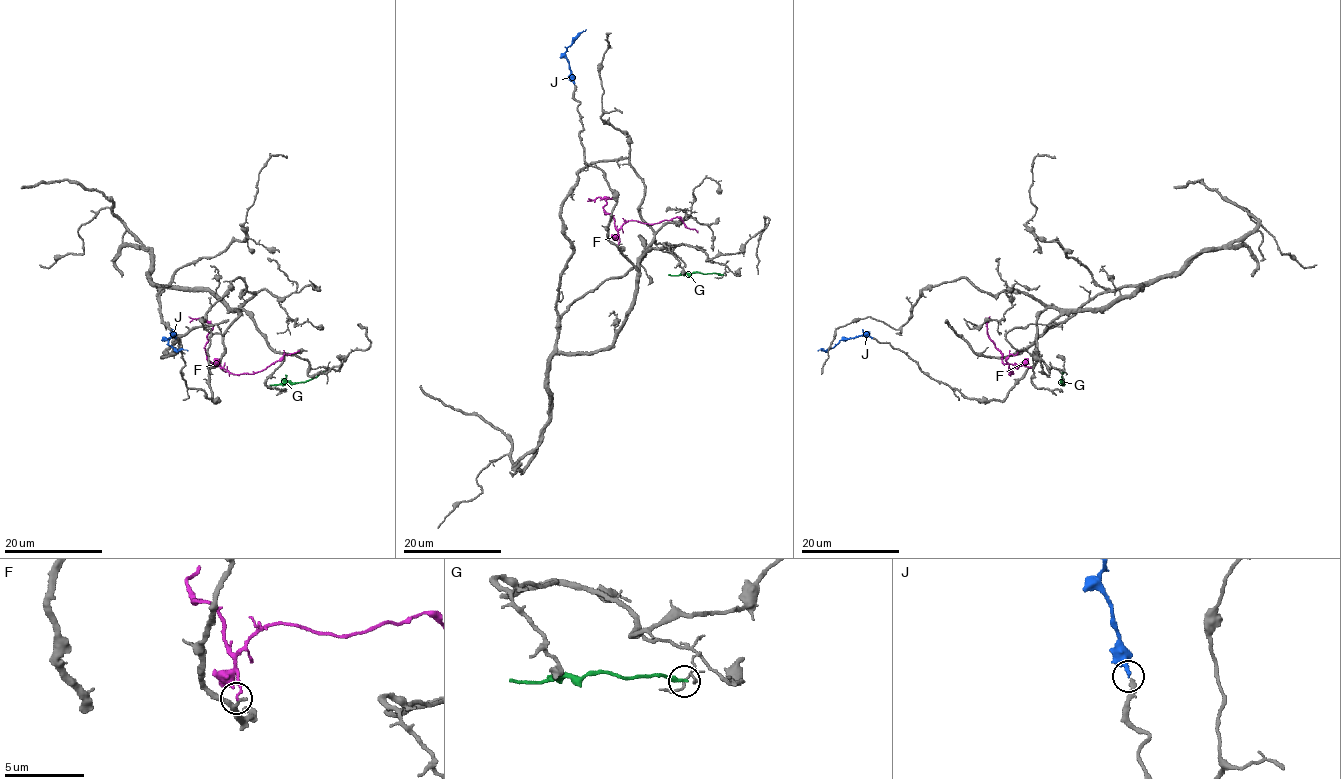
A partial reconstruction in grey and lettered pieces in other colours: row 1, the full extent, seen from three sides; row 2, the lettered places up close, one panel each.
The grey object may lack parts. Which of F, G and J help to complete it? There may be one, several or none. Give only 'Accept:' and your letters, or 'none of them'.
Accept: J

